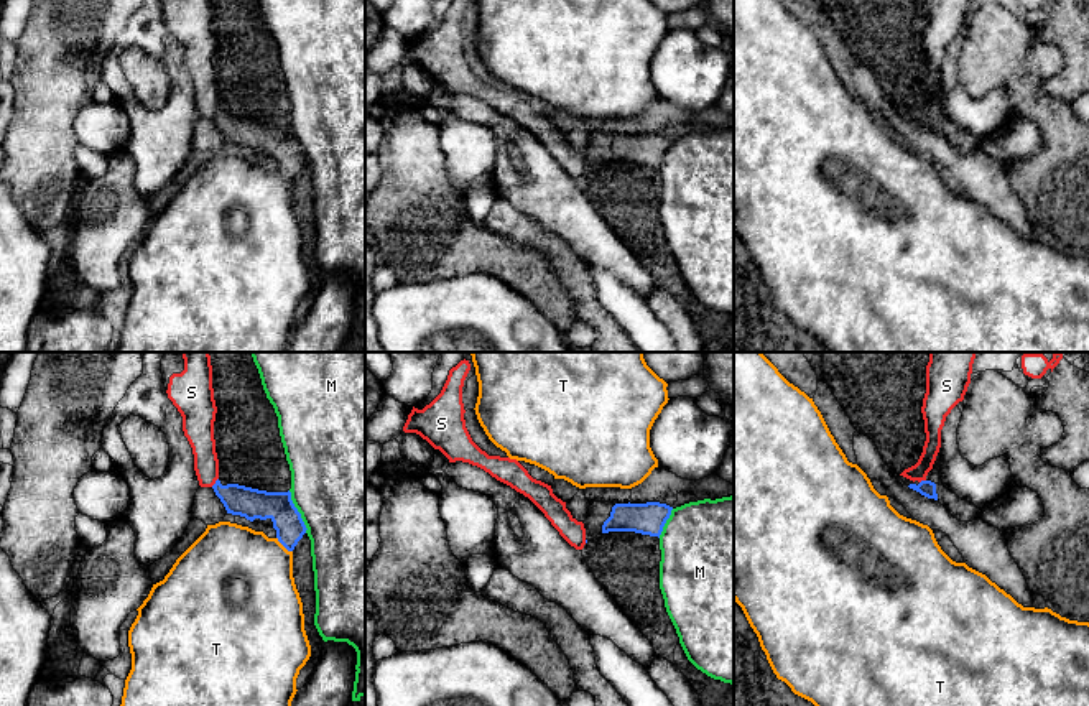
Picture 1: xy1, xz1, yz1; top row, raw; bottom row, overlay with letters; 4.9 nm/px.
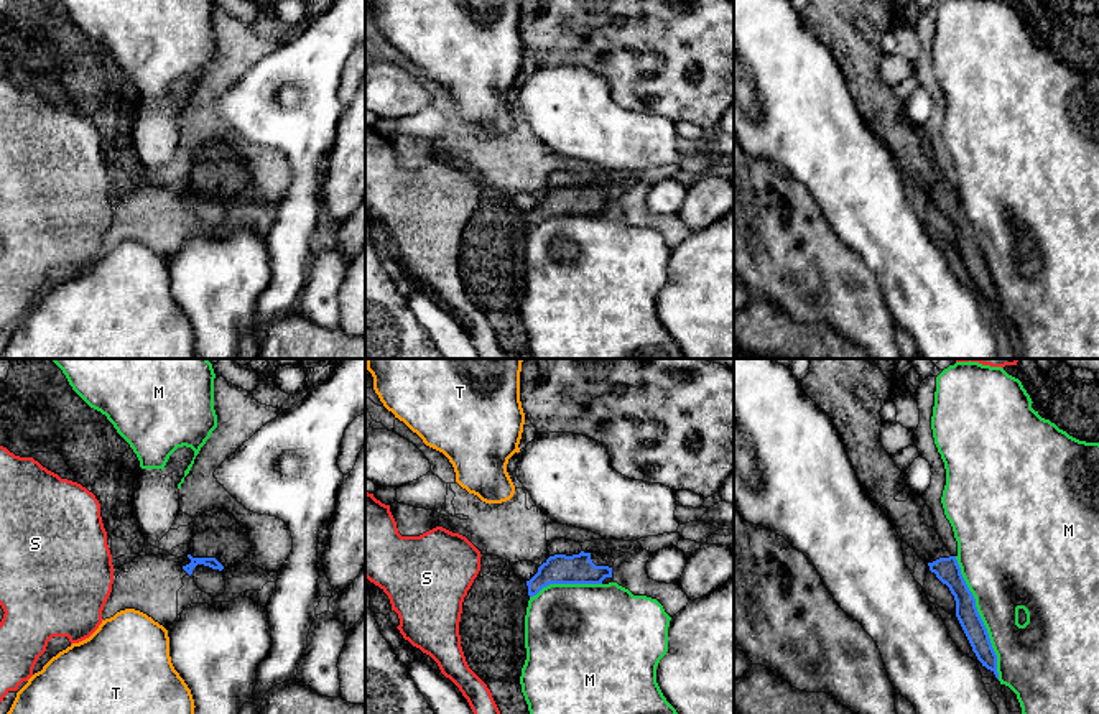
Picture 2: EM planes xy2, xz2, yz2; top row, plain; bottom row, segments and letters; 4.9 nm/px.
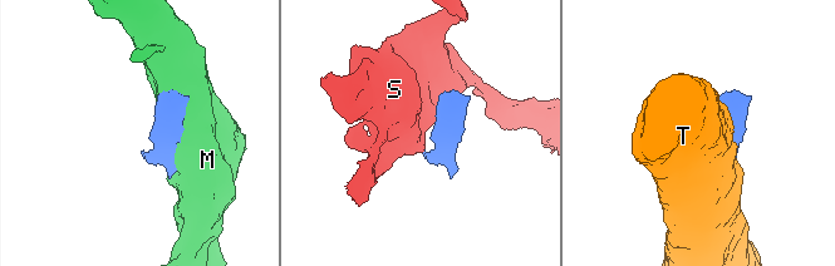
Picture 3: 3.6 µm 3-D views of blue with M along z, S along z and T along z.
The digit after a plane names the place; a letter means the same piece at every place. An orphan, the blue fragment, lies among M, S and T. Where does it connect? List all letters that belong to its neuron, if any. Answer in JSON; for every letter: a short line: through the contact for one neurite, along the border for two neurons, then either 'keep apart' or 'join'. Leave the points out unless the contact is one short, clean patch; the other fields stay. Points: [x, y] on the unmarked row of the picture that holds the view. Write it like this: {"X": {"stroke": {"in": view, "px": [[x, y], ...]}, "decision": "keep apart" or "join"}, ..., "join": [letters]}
{"M": {"decision": "keep apart"}, "S": {"stroke": {"in": "xy1", "px": [[217, 109], [211, 117]]}, "decision": "keep apart"}, "T": {"stroke": {"in": "xy1", "px": [[277, 168], [291, 183]]}, "decision": "keep apart"}, "join": []}

